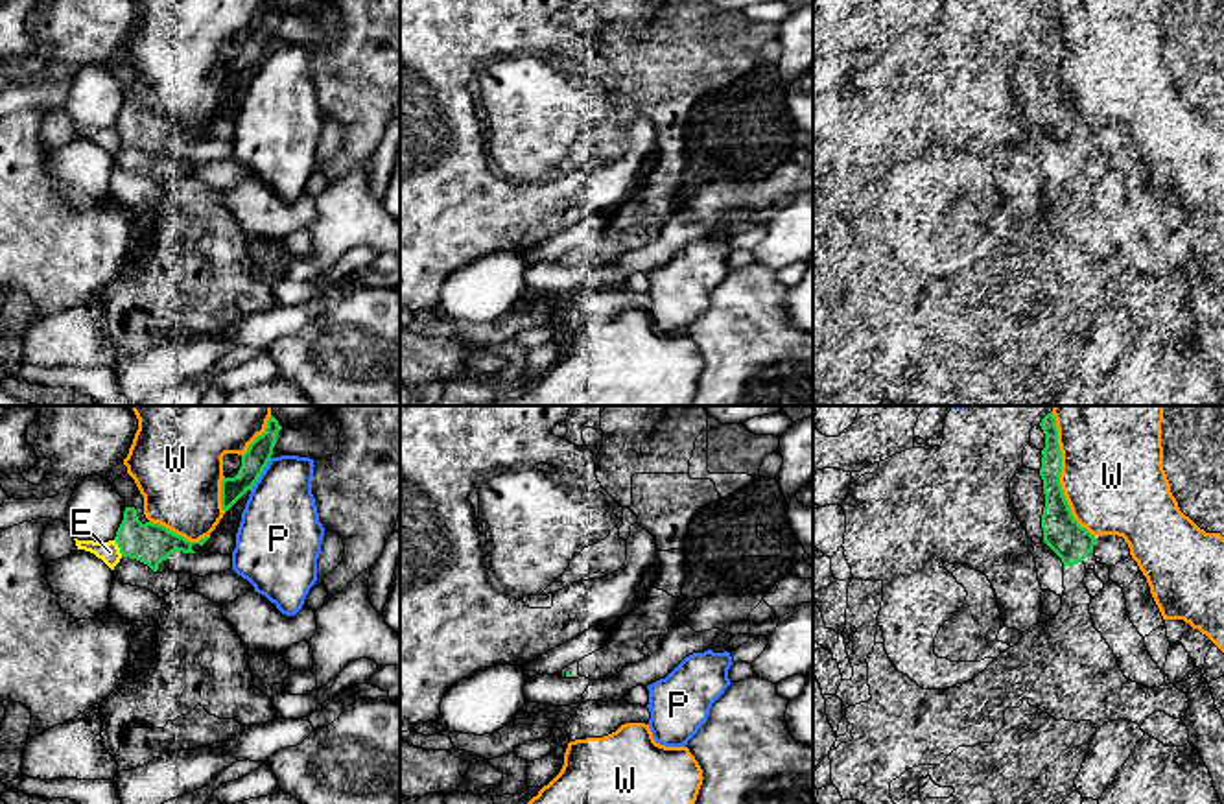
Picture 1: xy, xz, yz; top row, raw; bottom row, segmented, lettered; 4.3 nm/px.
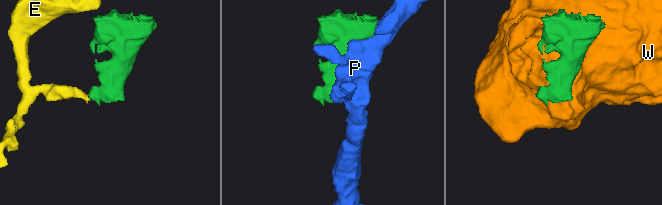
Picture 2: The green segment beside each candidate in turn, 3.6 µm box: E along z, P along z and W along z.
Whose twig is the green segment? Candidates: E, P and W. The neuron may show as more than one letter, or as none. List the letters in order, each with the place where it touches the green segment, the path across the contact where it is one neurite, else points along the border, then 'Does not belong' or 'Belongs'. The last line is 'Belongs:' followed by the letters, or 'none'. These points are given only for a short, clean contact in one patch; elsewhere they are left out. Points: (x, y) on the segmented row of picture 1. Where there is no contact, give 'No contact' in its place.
E: Touches green at xy (118, 546). Boundary: xy (115, 539), (122, 555). Does not belong
P: Touches green at xy (260, 472). Does not belong
W: Touches green at yz (1060, 472). Does not belong
Belongs: none

